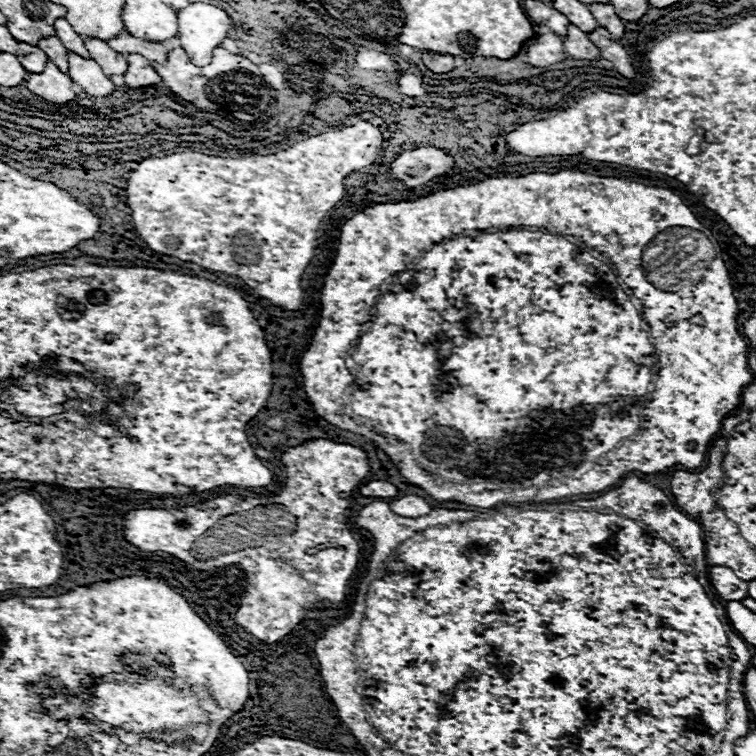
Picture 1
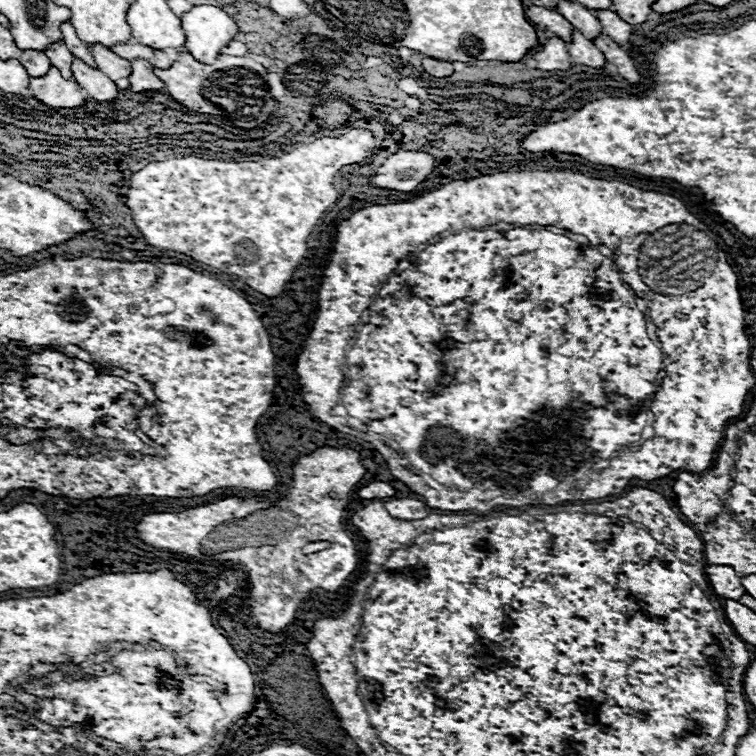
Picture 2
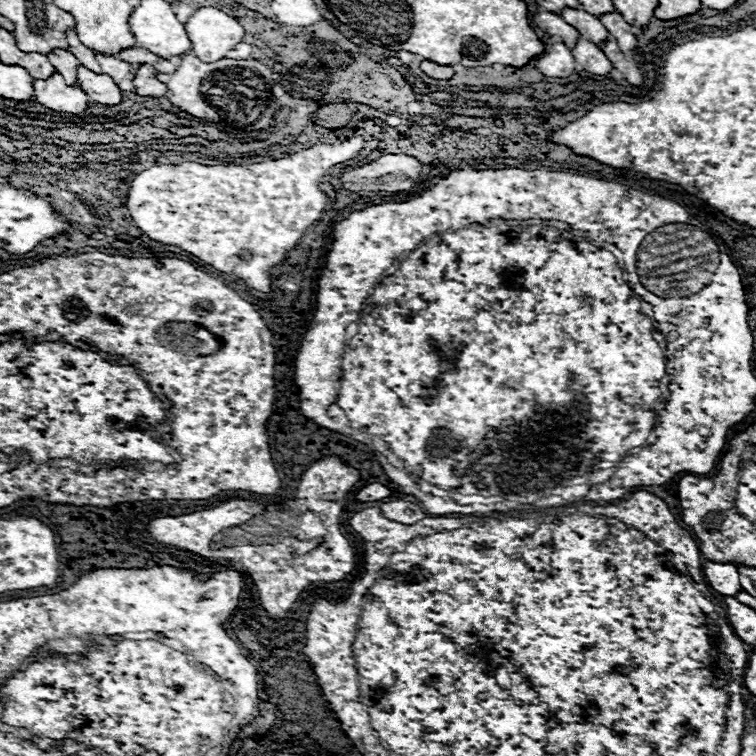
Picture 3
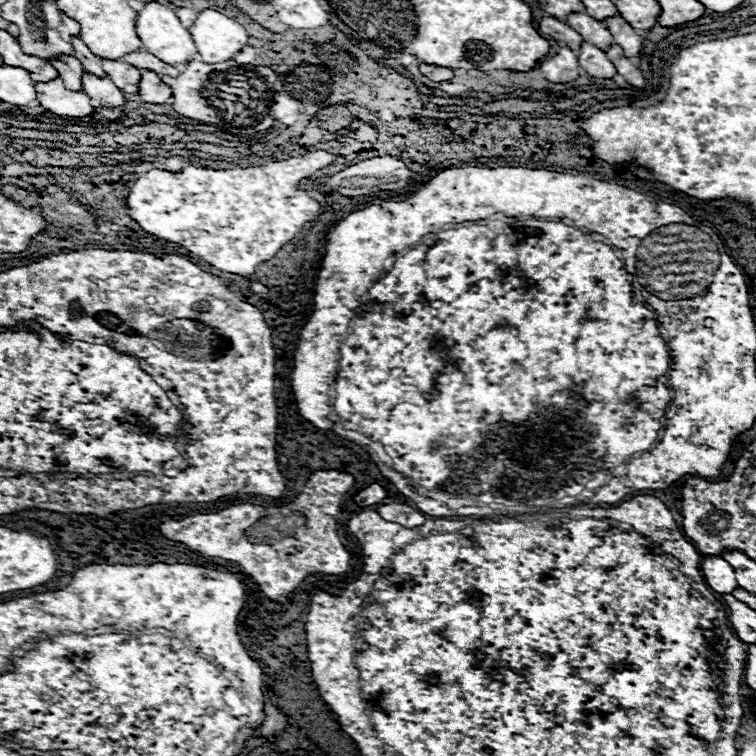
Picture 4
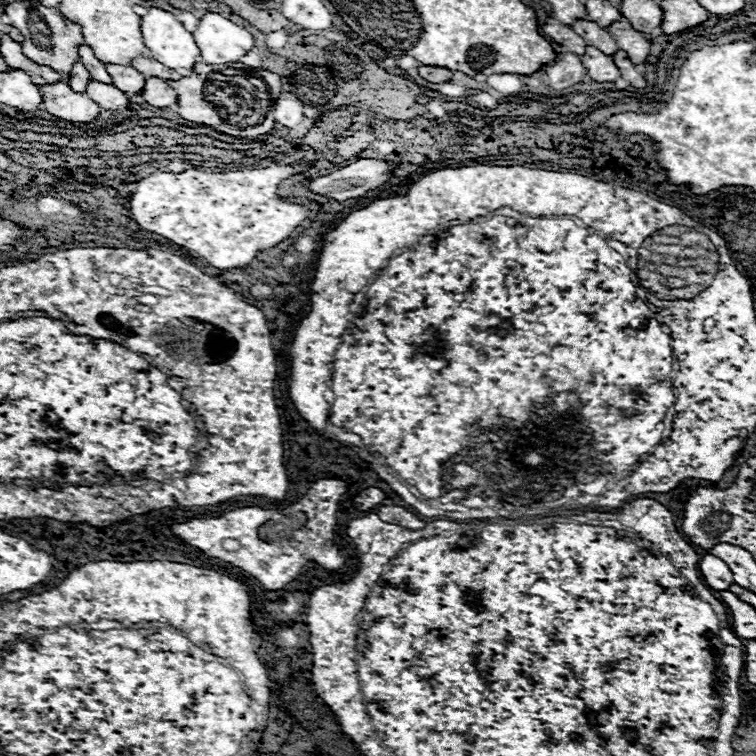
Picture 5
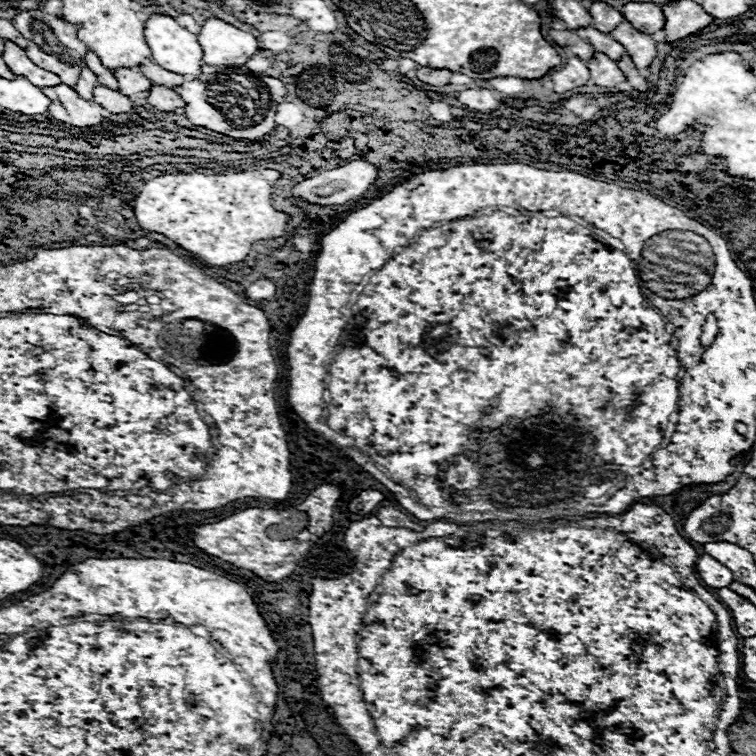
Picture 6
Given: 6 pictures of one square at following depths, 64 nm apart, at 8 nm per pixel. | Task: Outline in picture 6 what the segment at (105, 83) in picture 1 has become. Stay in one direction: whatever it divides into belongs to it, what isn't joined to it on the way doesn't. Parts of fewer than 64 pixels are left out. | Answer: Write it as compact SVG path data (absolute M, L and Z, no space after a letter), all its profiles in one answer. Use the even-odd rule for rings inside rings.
M98 86L94 88L94 102L98 102L104 110L112 112L112 114L126 114L132 110L132 102L128 96L114 92L106 86Z

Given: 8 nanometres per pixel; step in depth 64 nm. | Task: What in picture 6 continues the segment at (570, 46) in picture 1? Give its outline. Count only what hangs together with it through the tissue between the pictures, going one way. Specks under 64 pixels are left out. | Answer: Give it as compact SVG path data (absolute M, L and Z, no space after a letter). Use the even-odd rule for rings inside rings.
M596 52L594 58L586 62L586 66L588 66L590 74L592 74L592 84L596 84L596 86L610 88L610 86L616 86L616 84L626 80L626 76L618 68L618 64L614 60L610 60L602 52Z

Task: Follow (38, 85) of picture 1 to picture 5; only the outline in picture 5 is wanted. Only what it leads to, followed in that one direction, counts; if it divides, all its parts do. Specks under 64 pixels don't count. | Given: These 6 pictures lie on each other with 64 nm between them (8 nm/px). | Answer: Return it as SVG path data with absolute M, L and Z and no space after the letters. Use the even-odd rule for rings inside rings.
M64 82L46 84L40 86L40 90L42 90L42 98L46 98L44 108L56 118L74 124L86 124L86 122L94 122L100 116L102 108L96 102L92 102L86 94L74 92Z

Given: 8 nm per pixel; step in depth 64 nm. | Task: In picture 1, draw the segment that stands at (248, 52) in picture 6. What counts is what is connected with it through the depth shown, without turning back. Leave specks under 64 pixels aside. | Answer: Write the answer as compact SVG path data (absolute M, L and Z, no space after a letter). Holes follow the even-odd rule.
M194 2L178 12L178 42L194 64L210 64L212 52L232 28L228 14L216 6Z

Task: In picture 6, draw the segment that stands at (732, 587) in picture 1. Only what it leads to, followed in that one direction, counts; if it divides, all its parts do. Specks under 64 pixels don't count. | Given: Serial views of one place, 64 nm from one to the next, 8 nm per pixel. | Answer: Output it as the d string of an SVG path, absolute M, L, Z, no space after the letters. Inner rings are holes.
M704 554L698 558L696 562L696 572L698 576L712 588L718 588L718 586L728 586L732 582L732 572L722 566L716 558Z

